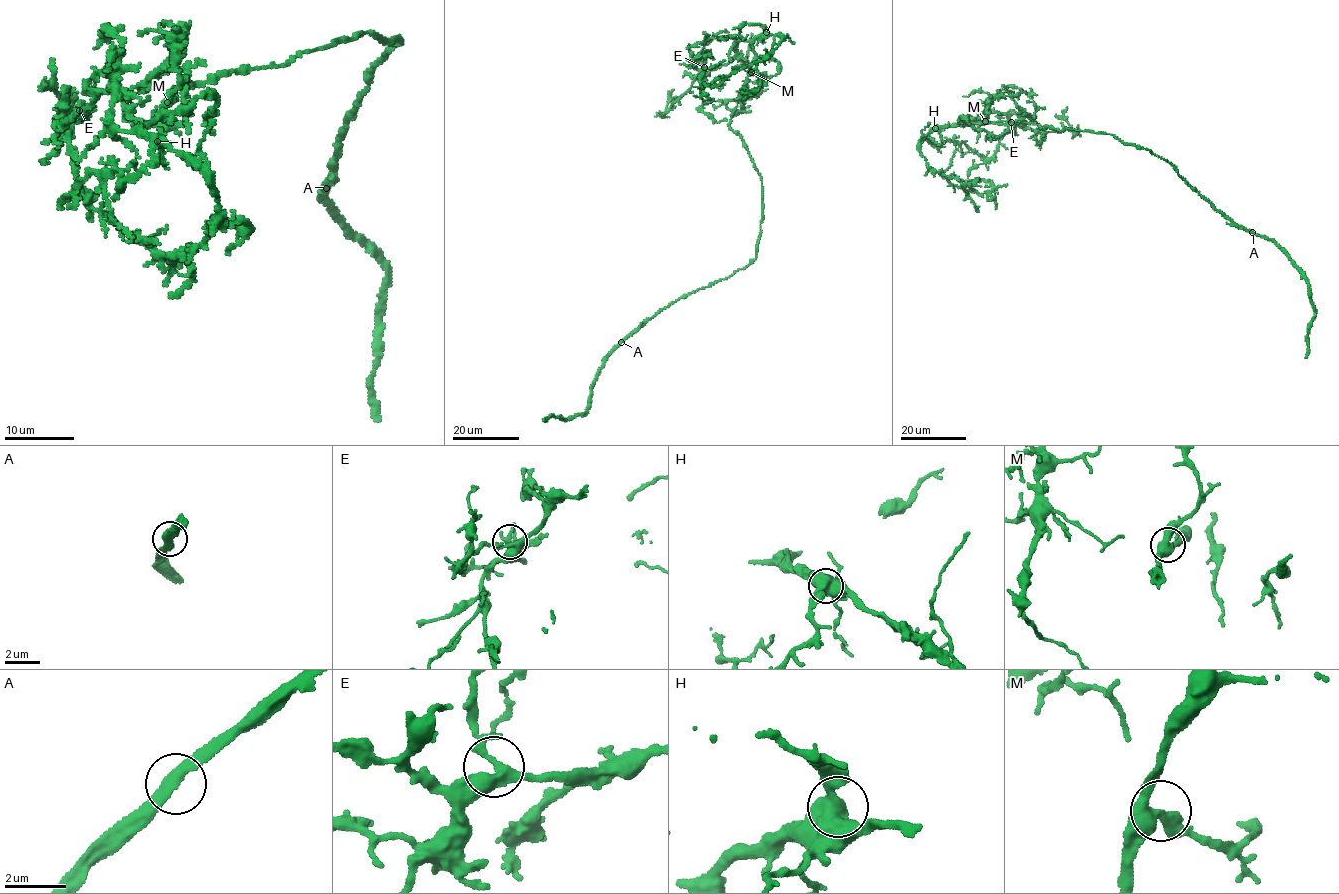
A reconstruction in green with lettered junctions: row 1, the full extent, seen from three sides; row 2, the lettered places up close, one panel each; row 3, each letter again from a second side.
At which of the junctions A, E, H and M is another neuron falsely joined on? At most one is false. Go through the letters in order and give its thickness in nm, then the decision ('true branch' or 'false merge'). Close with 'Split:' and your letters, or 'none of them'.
A: calibre 340 nm; true branch
E: calibre 340 nm; true branch
H: calibre 550 nm; true branch
M: calibre 400 nm; true branch
Split: none of them

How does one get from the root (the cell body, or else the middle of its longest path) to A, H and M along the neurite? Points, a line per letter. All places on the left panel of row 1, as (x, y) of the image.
A: (333, 44), (371, 31), (384, 42), (401, 38), (374, 66), (369, 86), (346, 123), (326, 187)
H: (333, 44), (277, 67), (180, 83), (162, 105), (161, 115), (141, 129), (157, 141)
M: (333, 44), (300, 53), (277, 67), (222, 72), (189, 86), (180, 83), (167, 102)

